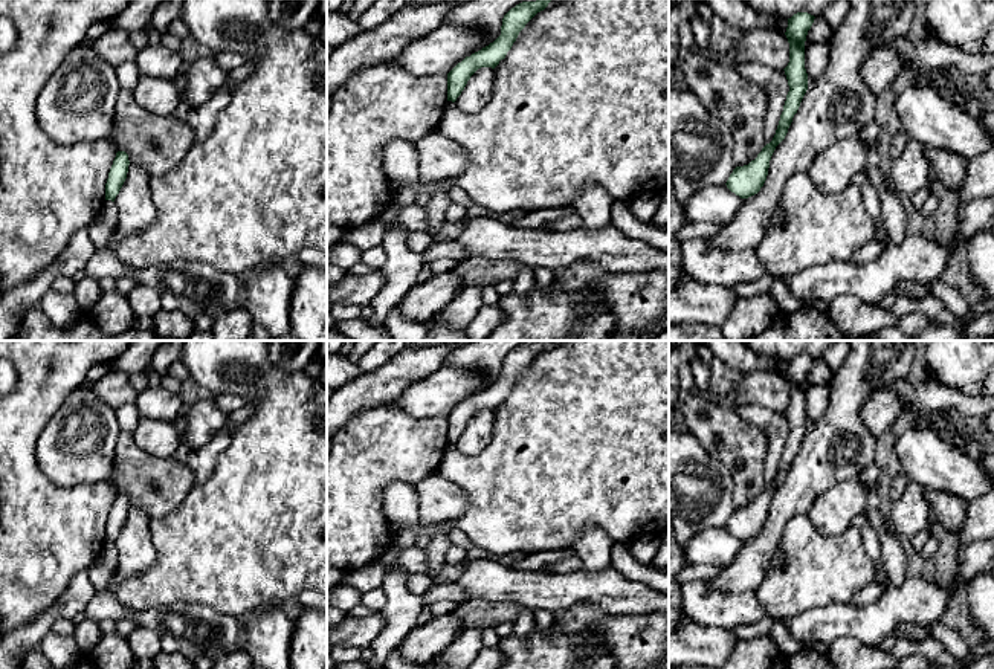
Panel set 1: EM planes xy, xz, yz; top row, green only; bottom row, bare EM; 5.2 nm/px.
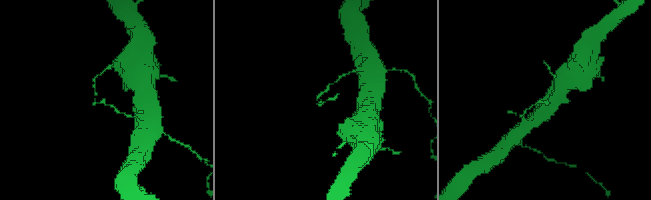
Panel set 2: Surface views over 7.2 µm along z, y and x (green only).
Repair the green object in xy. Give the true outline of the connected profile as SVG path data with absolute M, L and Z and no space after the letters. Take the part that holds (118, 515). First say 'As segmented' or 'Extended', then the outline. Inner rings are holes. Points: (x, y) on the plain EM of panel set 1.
As segmented. M118 493L105 525L105 542L115 544L127 521L128 507L128 496L125 493Z

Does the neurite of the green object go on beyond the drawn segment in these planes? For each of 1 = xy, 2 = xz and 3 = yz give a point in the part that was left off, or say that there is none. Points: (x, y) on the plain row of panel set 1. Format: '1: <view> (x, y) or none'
1: none
2: none
3: none

